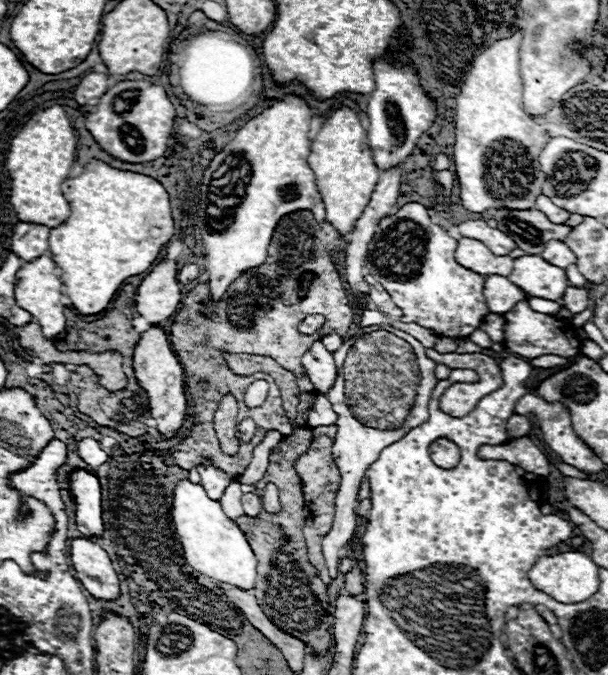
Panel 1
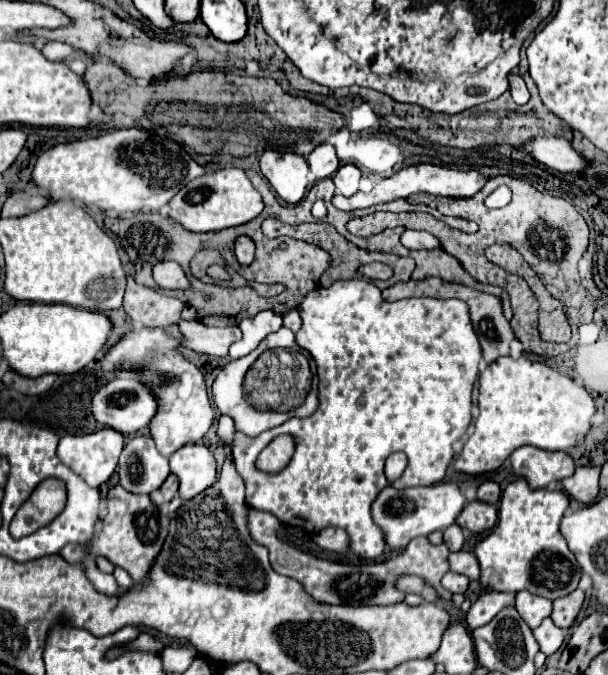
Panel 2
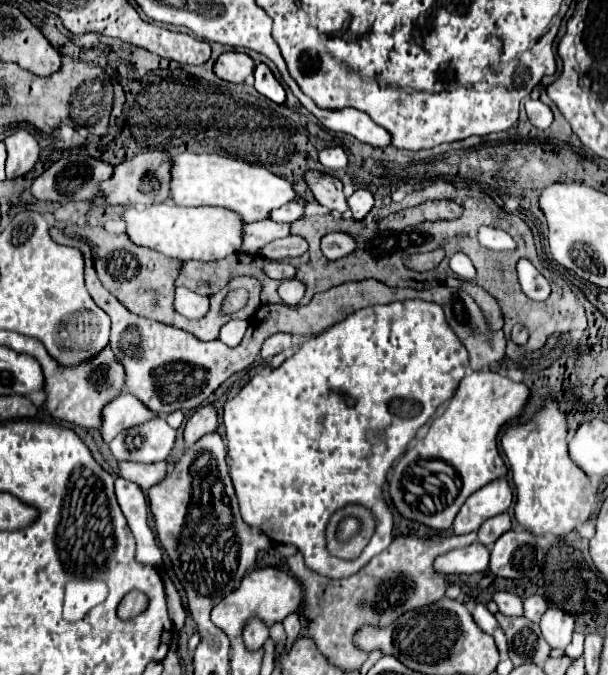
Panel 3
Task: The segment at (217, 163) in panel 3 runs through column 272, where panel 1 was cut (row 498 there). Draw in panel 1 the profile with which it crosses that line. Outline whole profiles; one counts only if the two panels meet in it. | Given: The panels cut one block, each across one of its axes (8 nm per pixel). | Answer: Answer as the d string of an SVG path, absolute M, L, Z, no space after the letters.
M182 480L174 488L172 500L172 520L178 534L178 540L184 550L186 562L198 570L200 574L220 582L230 584L240 590L252 590L256 586L256 556L244 536L244 532L236 526L232 518L222 512L220 502L208 498L200 484L192 484L190 480Z

